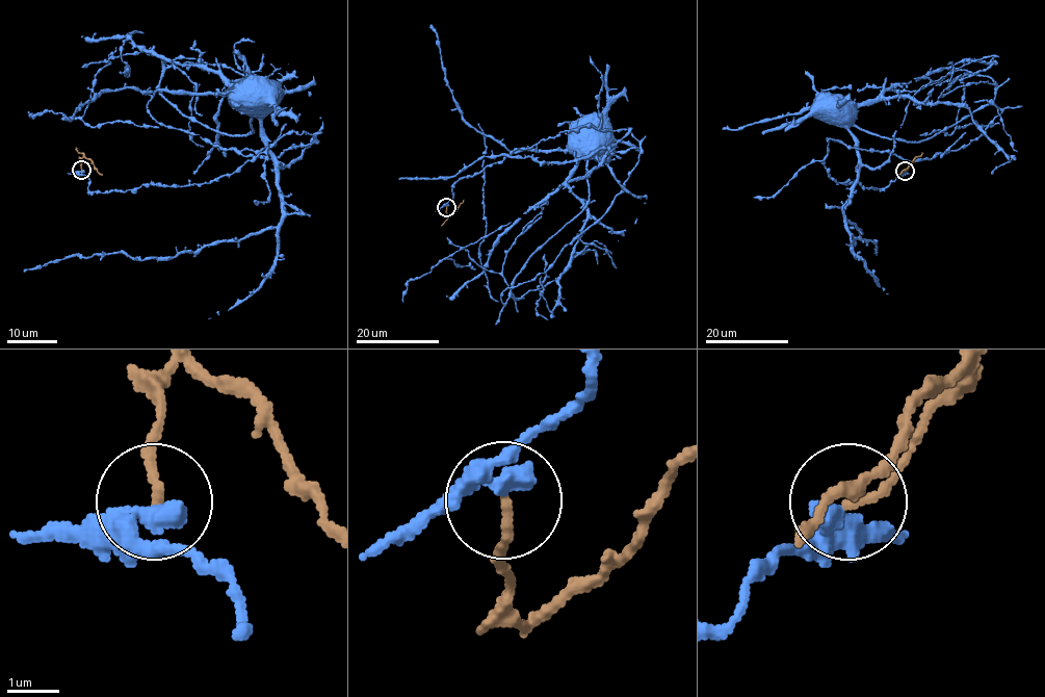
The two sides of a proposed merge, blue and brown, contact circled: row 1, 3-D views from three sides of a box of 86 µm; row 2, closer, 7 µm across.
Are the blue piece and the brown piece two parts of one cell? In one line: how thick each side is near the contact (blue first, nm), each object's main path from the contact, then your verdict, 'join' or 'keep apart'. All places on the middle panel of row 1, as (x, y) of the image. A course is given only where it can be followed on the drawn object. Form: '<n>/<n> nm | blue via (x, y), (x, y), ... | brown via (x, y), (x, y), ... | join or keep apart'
300/170 nm | blue via (446, 206), (459, 179), (560, 132), (628, 129), (638, 142), (610, 207), (503, 304), (588, 200), (600, 125) | brown via (446, 207), (449, 216), (463, 200) | keep apart

